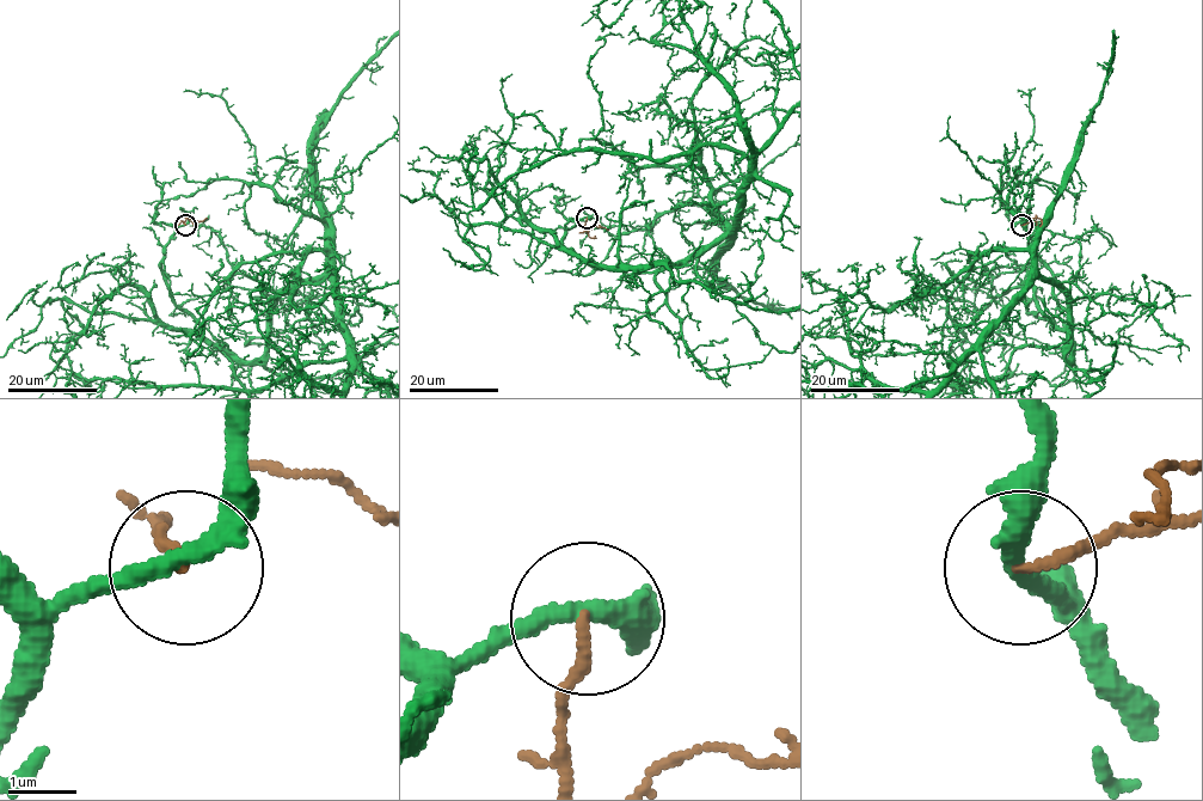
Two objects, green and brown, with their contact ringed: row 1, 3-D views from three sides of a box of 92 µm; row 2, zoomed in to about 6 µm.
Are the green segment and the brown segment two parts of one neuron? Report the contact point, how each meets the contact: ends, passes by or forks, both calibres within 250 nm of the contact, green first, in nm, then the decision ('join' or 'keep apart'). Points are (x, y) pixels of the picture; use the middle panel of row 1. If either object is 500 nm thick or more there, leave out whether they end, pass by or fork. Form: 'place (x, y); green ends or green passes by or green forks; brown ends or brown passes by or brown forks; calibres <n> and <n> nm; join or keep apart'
place (587, 218); green passes by; brown ends; calibres 320 and 150 nm; keep apart

